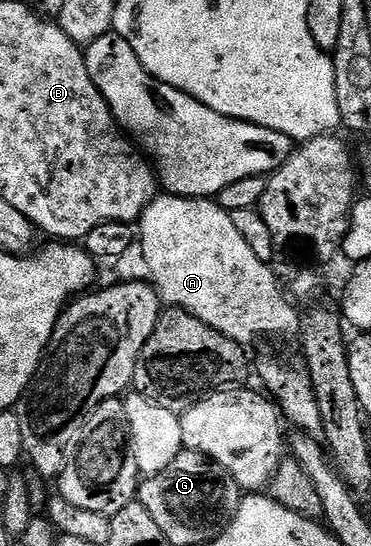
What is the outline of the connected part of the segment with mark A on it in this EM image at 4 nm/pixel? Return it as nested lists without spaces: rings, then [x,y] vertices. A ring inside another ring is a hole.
[[[170,194],[156,195],[155,199],[151,201],[143,215],[137,221],[137,236],[141,241],[143,240],[143,260],[147,263],[147,272],[150,283],[153,285],[156,292],[159,293],[162,303],[167,306],[176,306],[184,308],[187,312],[194,313],[195,316],[201,318],[203,322],[215,328],[228,336],[229,339],[235,340],[238,344],[244,346],[251,346],[258,336],[287,336],[290,332],[298,333],[301,328],[300,313],[295,313],[295,308],[289,301],[283,297],[283,292],[279,289],[279,280],[271,273],[272,265],[257,258],[250,249],[249,243],[241,236],[239,230],[233,224],[231,213],[226,212],[224,208],[211,198],[196,198],[194,196],[173,196]]]

